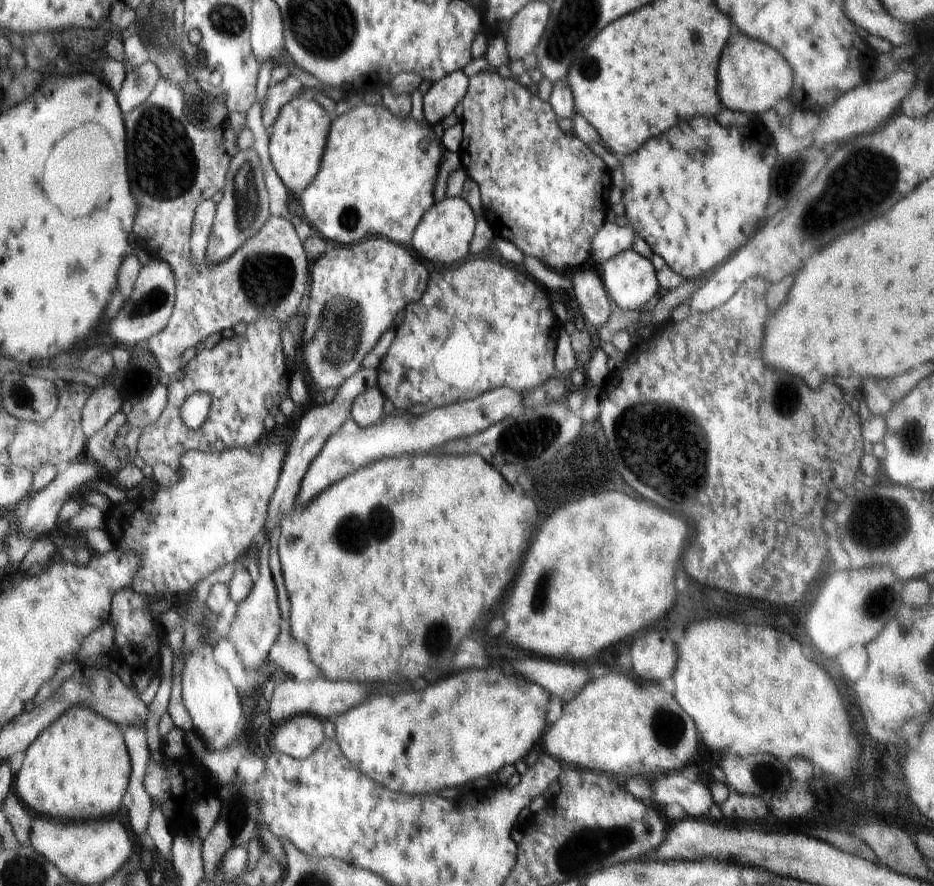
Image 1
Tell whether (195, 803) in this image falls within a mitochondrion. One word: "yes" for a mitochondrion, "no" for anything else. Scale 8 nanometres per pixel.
no

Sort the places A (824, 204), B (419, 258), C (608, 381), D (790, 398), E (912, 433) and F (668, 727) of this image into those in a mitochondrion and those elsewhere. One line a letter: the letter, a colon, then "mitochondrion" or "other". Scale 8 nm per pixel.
A: mitochondrion
B: other
C: other
D: mitochondrion
E: mitochondrion
F: mitochondrion

